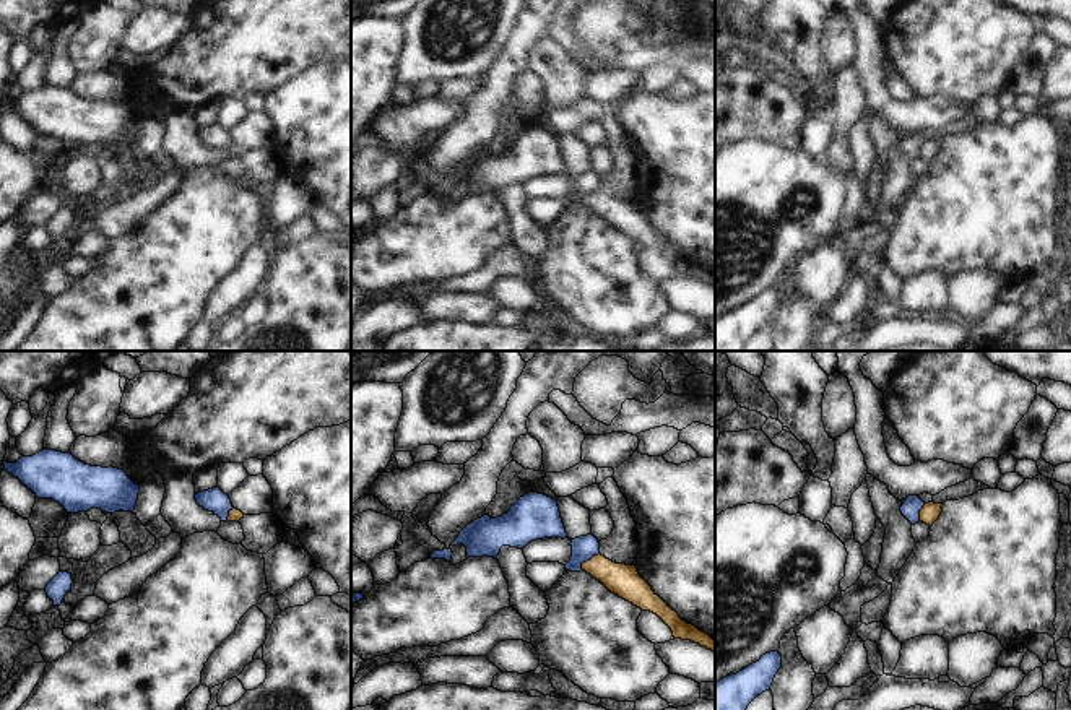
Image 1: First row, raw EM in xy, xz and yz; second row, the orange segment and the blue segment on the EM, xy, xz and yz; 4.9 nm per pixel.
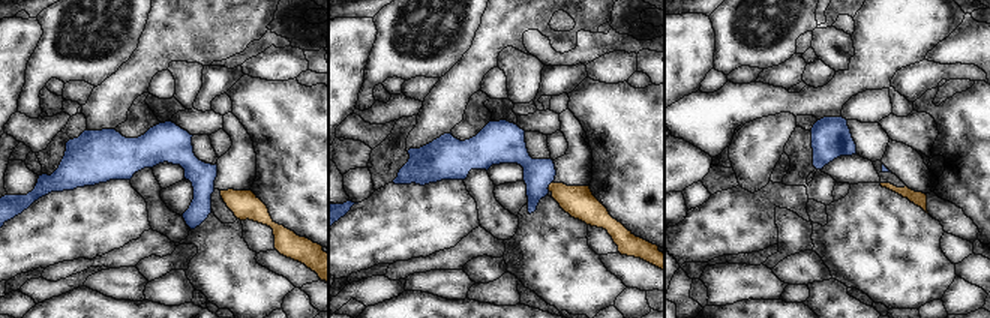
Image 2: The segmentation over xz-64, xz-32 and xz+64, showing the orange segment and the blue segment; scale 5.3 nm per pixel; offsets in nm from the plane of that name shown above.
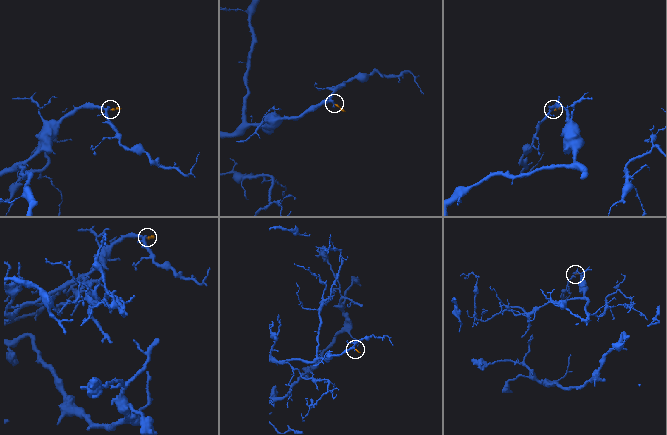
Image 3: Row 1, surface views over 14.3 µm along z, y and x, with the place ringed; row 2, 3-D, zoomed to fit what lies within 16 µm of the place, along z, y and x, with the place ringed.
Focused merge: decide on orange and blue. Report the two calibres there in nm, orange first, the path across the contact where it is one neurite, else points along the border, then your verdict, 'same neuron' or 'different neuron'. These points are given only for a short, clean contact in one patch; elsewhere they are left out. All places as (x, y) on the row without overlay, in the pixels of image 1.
160 nm thick on the orange side, 120 nm on the other; border along xz (598, 189), (587, 195), (581, 205); different neuron

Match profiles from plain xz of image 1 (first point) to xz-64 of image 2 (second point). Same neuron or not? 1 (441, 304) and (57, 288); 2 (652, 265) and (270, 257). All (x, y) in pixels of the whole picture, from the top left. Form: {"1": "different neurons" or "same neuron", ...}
{"1": "different neurons", "2": "different neurons"}

